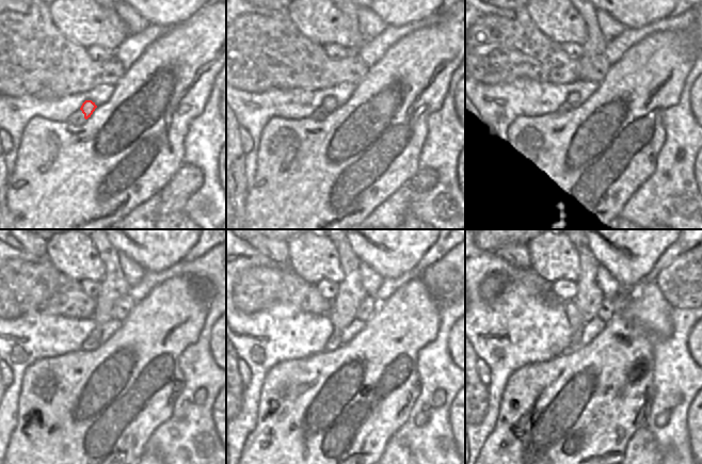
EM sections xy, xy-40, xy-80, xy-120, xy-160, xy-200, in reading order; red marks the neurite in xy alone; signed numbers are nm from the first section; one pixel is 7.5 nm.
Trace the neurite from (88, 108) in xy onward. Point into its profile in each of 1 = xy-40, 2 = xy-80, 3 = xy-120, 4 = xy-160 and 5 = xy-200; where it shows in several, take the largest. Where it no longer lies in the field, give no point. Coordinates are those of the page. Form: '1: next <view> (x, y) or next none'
1: next xy-40 (330, 105)
2: next xy-80 (573, 99)
3: next xy-120 (114, 286)
4: next xy-160 (351, 292)
5: next xy-200 (589, 297)

